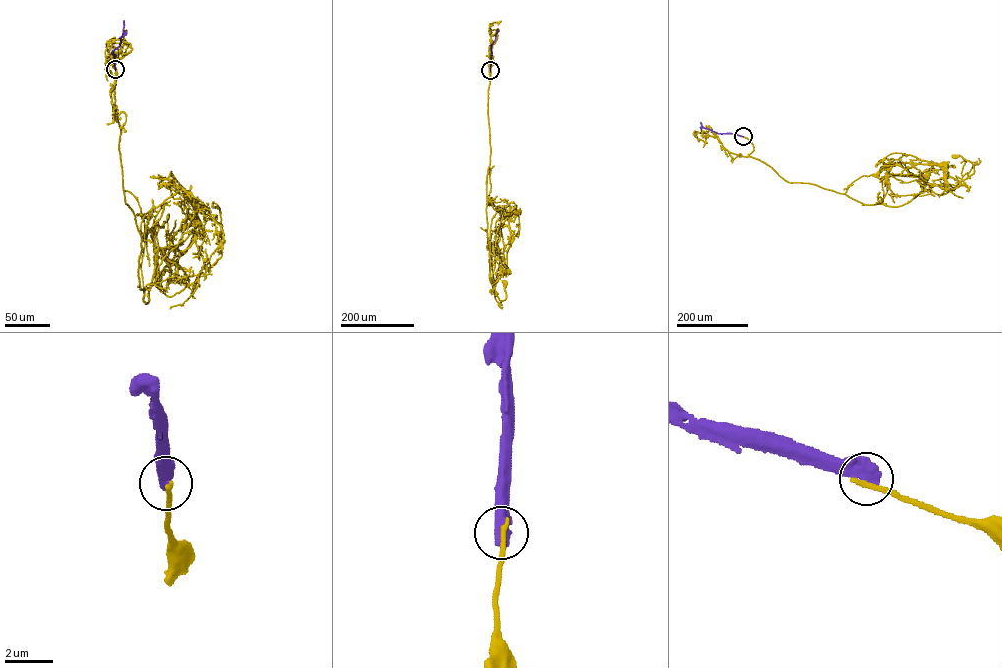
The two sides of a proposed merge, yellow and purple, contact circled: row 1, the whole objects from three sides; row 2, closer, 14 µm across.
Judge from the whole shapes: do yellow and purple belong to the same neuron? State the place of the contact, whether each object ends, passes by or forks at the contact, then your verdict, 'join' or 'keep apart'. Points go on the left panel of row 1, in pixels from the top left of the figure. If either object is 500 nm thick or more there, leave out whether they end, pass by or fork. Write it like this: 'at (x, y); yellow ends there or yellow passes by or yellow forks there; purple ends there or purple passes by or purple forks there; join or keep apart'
at (115, 69); keep apart

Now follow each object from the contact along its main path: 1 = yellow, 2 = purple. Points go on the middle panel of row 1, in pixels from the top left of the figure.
1: (490, 70), (487, 105), (490, 154), (486, 217), (490, 280), (500, 300), (506, 298), (506, 283)
2: (490, 70), (491, 46), (497, 30)

